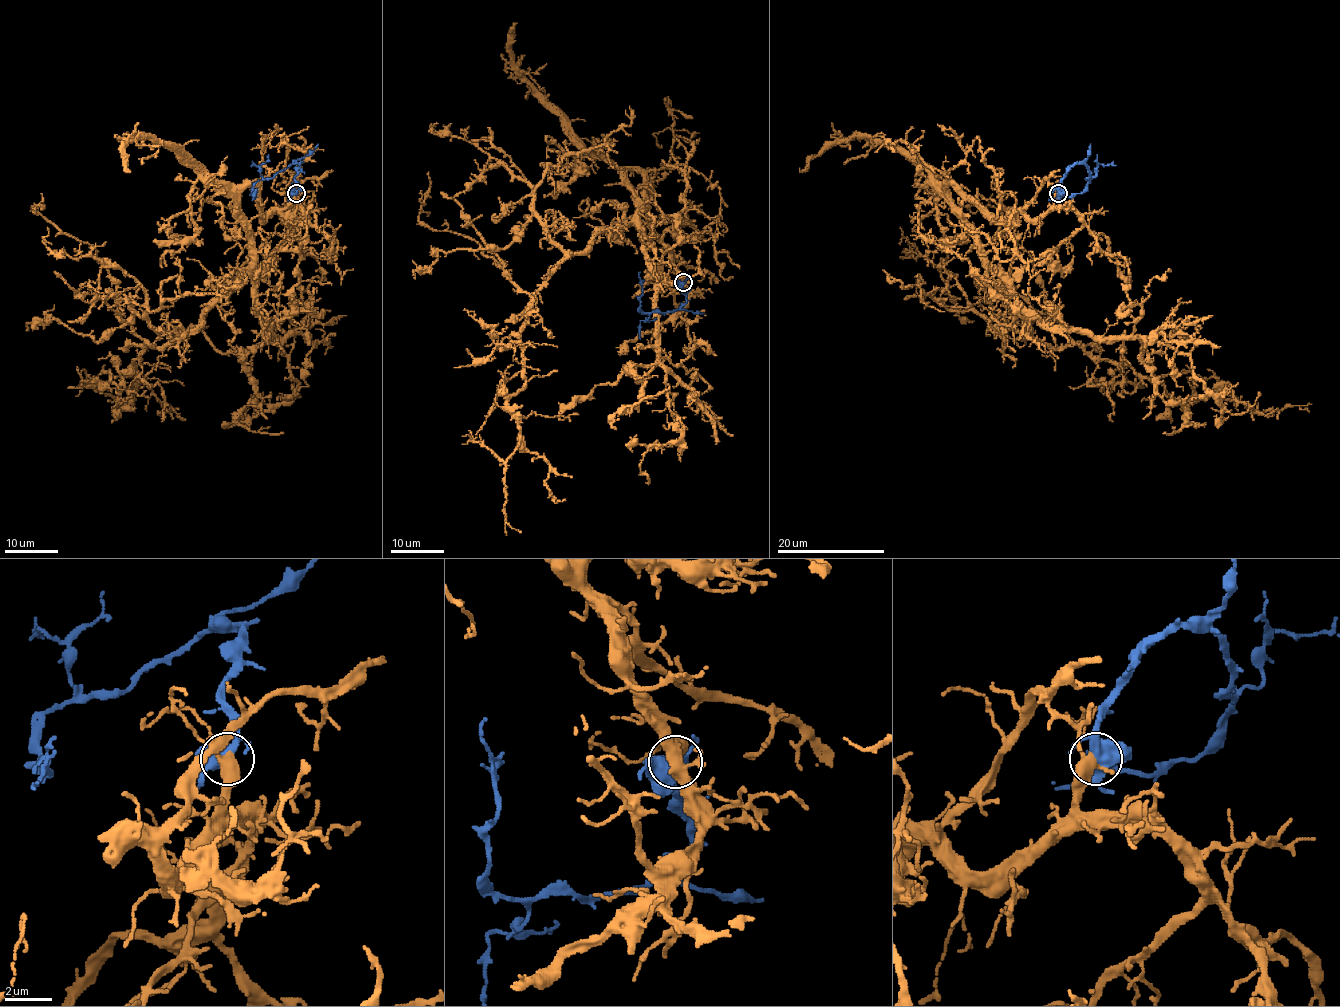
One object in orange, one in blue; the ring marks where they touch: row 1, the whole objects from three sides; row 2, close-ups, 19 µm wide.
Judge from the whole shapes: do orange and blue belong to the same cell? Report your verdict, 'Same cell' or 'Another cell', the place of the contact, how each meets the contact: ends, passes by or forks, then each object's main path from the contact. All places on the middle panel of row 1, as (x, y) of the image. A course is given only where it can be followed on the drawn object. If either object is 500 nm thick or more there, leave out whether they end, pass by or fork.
Same cell. Place: (683, 282). Course of orange: (683, 282), (648, 224), (645, 178), (627, 170), (635, 217), (572, 252), (526, 312), (503, 509), (521, 532). Course of blue: (683, 282), (686, 302), (672, 311), (645, 312), (640, 308), (643, 295), (640, 272)

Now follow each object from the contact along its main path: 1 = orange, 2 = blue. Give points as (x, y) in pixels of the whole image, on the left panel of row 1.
1: (296, 193), (284, 219), (262, 216), (244, 187), (248, 268), (192, 330), (140, 353), (117, 408), (134, 412)
2: (296, 193), (295, 175), (299, 163), (292, 163), (270, 179), (259, 180), (254, 187), (256, 196), (254, 199)

